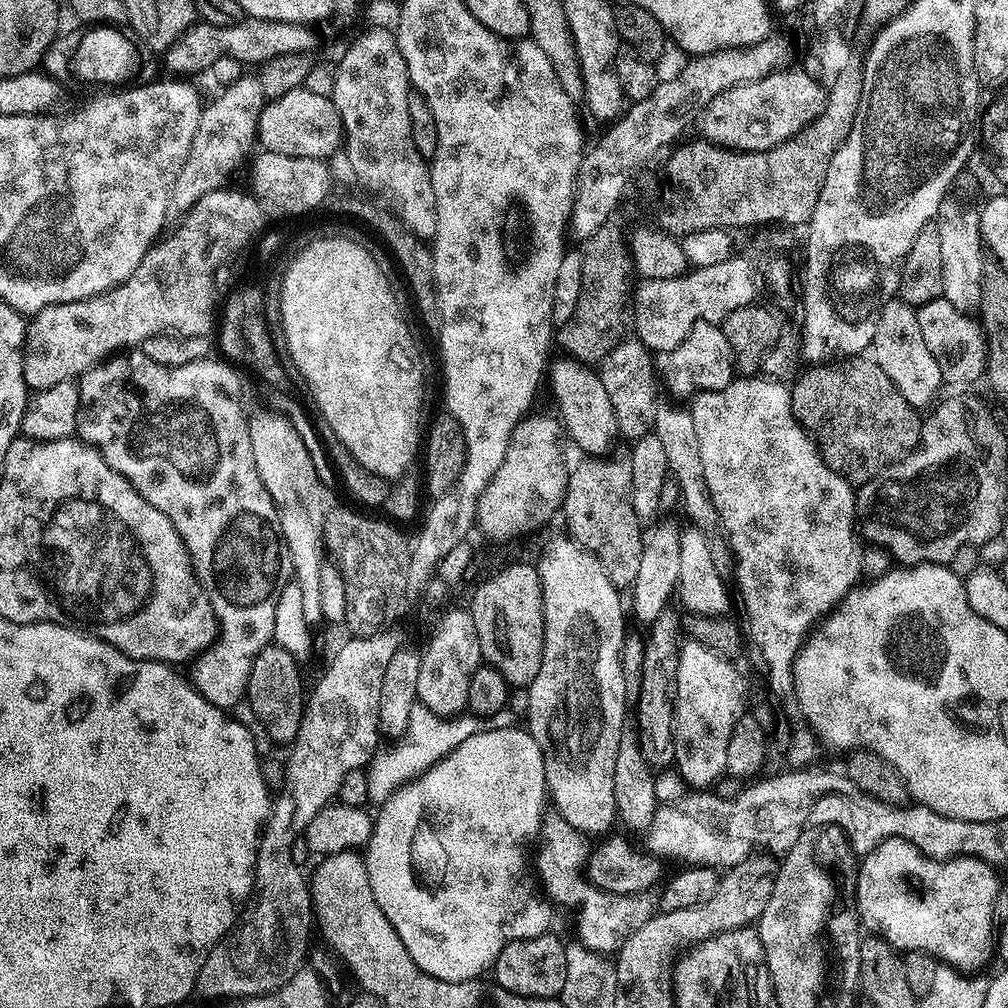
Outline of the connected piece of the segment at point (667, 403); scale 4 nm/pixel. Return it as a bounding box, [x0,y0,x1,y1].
[654,399,720,526]

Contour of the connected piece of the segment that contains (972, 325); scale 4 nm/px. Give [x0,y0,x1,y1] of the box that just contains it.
[916,298,986,384]

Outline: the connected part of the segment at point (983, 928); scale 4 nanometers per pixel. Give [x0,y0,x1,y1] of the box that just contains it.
[854,835,1000,970]

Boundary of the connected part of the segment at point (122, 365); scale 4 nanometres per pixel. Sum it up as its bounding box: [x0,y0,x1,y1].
[76,350,293,710]

